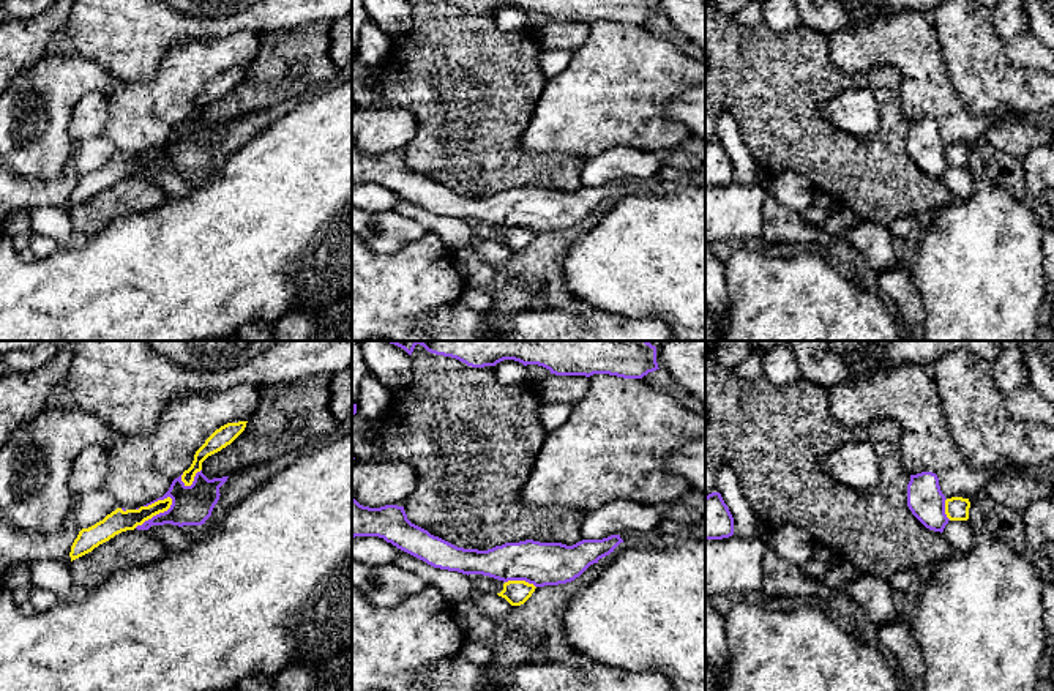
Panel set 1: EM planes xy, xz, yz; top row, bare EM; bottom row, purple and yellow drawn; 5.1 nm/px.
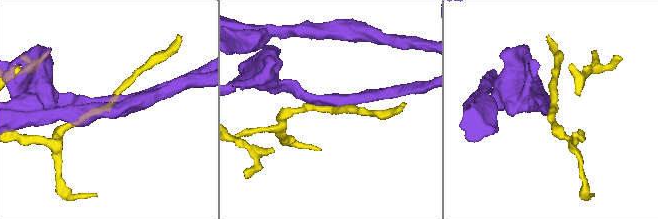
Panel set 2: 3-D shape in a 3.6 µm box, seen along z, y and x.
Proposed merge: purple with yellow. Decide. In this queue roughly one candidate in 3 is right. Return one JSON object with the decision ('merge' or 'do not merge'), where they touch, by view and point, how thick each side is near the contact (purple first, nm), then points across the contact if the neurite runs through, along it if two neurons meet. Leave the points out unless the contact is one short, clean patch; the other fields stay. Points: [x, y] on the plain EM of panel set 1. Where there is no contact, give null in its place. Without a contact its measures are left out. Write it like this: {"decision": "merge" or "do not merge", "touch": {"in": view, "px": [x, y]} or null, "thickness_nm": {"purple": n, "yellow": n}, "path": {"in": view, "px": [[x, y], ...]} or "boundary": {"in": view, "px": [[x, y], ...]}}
{"decision": "do not merge", "touch": {"in": "xy", "px": [156, 161]}, "thickness_nm": {"purple": 200, "yellow": 120}}

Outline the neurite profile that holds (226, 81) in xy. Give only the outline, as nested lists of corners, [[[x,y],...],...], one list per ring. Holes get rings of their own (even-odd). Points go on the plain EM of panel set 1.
[[[238,68],[238,69],[227,69],[216,76],[205,90],[196,98],[194,107],[188,117],[183,118],[181,128],[185,133],[191,133],[194,128],[194,123],[197,118],[202,117],[202,109],[230,92],[246,74],[248,68]]]

